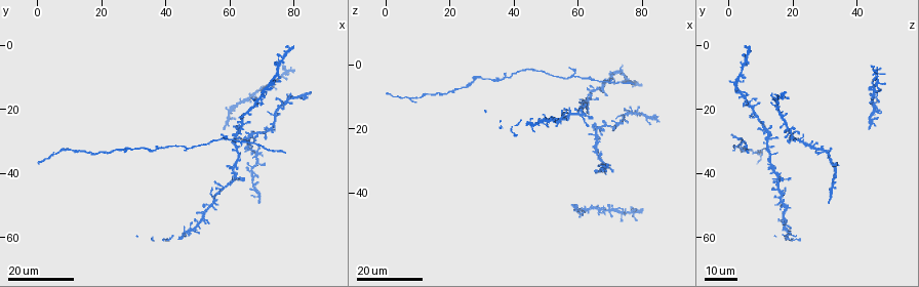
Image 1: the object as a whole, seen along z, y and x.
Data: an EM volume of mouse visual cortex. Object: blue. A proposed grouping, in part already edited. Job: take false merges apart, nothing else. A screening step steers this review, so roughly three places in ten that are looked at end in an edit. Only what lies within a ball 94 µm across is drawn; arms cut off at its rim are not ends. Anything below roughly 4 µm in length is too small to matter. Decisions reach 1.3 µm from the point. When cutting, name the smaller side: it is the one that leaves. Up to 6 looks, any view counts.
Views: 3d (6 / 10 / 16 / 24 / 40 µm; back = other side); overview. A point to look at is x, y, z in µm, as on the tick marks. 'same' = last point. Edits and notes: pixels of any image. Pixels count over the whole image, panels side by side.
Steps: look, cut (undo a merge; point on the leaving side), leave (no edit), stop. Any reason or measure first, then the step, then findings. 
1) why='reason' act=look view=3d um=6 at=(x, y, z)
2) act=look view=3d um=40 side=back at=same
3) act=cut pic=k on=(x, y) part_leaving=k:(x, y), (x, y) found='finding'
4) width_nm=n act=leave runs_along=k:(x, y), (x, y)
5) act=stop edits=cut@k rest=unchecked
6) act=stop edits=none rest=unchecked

why='four or more arms meet' act=look view=3d um=16 at=(62.0, 41.5, 16.0)

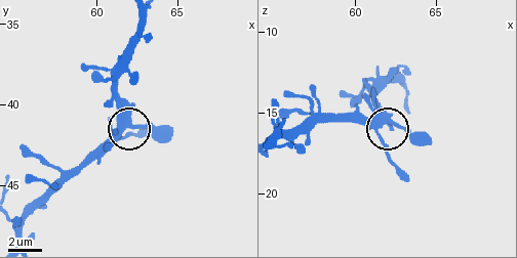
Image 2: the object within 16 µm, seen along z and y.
why='closer look' act=look view=3d um=10 at=(62.0, 41.2, 15.5)

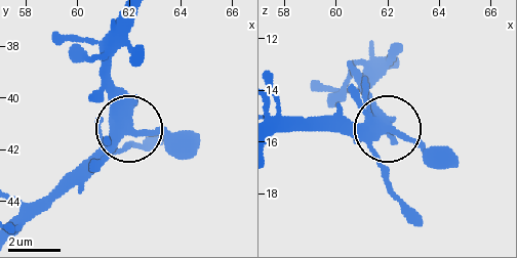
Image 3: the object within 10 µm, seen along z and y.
act=look view=3d um=6 at=(62.0, 41.2, 15.5)

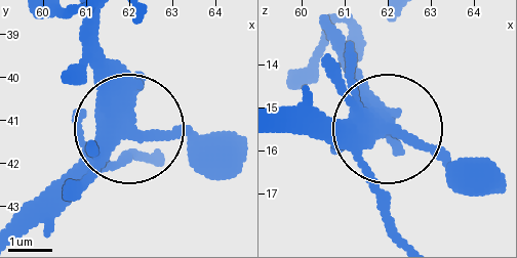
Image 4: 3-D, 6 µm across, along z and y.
act=leave runs_along=4:(100, 25), (100, 80), (132, 124), (216, 135) found='all the same cell'

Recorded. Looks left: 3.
why='four or more arms meet' act=look view=3d um=24 at=(63.5, 27.0, 10.5)

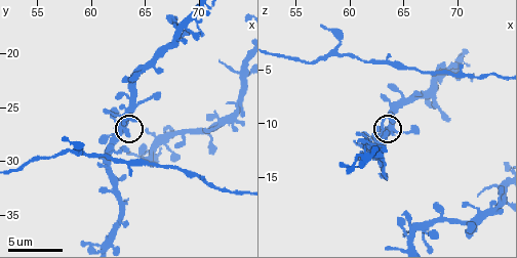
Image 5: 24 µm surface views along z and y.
why='closer look' act=look view=3d um=10 at=(63.0, 26.6, 10.6)

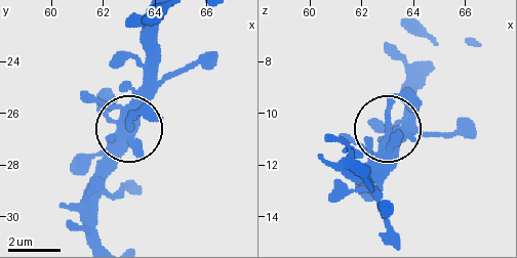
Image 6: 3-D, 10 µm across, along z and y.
width_nm=260 act=leave runs_along=6:(386, 122), (390, 153), (363, 189) found='all the same cell'

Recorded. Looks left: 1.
why='looks like a crossing' act=look view=3d um=6 at=(66.0, 28.6, 20.0)

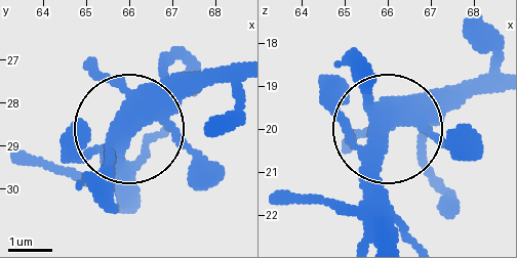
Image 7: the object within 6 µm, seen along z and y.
width_nm=410 act=leave found='one cell here'

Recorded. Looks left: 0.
act=stop edits=none rest=unchecked

